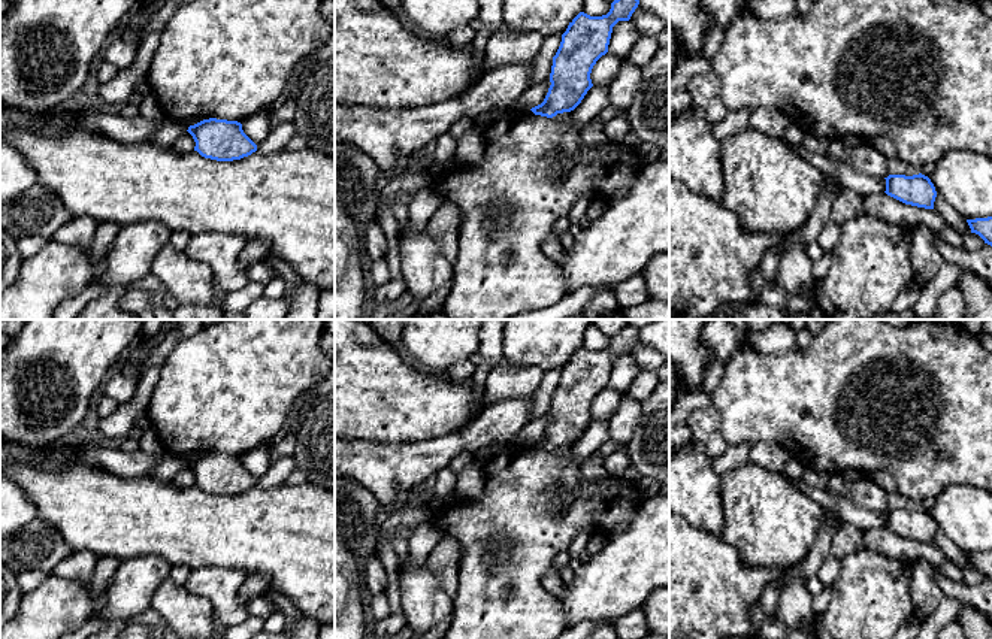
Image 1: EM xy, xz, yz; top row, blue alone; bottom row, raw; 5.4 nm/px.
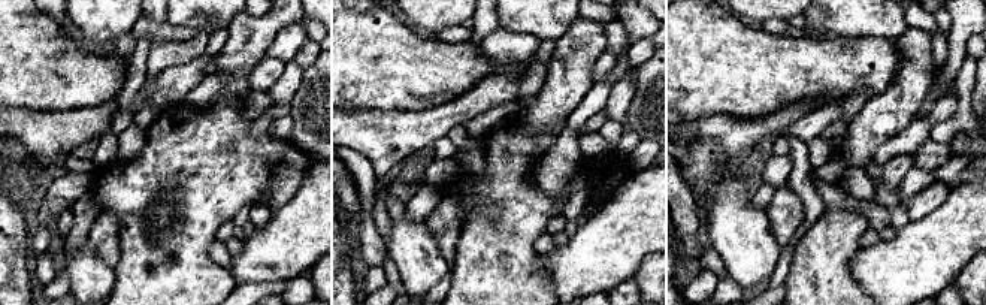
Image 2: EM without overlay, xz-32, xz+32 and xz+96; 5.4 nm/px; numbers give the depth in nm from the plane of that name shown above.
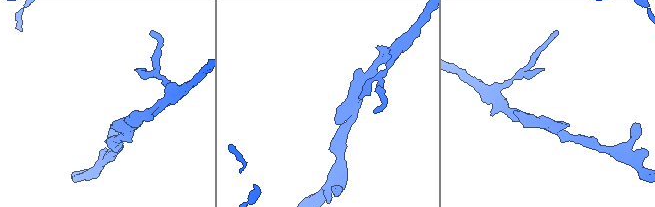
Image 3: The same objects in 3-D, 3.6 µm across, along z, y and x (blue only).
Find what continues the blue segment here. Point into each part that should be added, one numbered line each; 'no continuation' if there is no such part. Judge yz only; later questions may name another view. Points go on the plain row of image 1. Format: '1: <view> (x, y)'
no continuation

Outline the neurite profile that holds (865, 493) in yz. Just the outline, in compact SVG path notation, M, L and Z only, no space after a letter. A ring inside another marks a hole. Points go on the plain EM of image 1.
M831 476L828 488L835 494L844 494L856 506L874 514L889 511L887 493L868 476L852 484L846 484L840 476Z

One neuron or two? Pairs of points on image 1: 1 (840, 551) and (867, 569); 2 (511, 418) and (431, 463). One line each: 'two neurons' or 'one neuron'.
1: two neurons
2: one neuron

